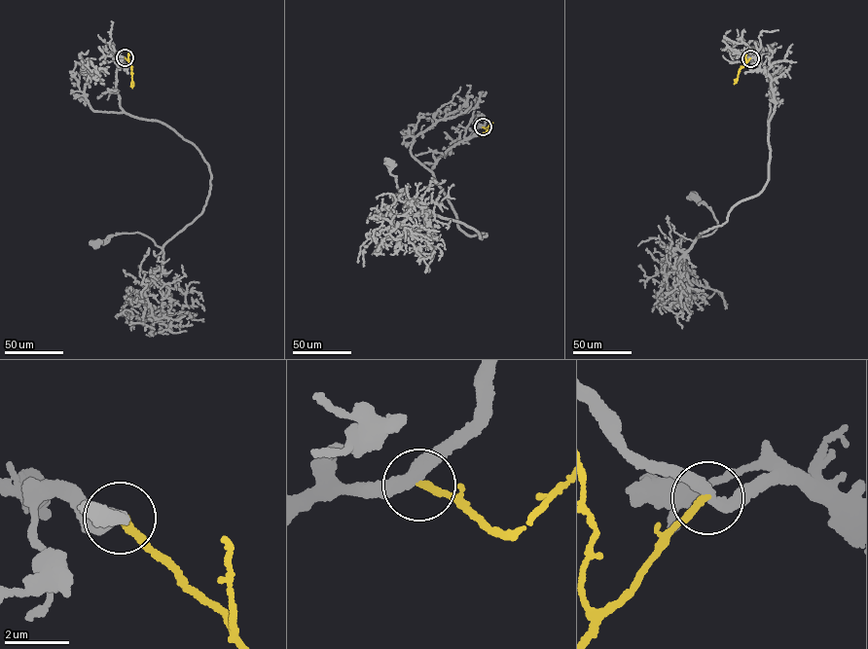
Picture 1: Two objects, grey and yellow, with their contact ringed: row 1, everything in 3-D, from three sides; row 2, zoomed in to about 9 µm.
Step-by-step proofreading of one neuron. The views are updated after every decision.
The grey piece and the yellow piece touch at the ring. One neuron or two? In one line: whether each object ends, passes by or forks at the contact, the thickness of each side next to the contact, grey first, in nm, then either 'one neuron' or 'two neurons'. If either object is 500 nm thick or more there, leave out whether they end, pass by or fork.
grey passes by; yellow ends; calibres 360 and 240 nm; two neurons

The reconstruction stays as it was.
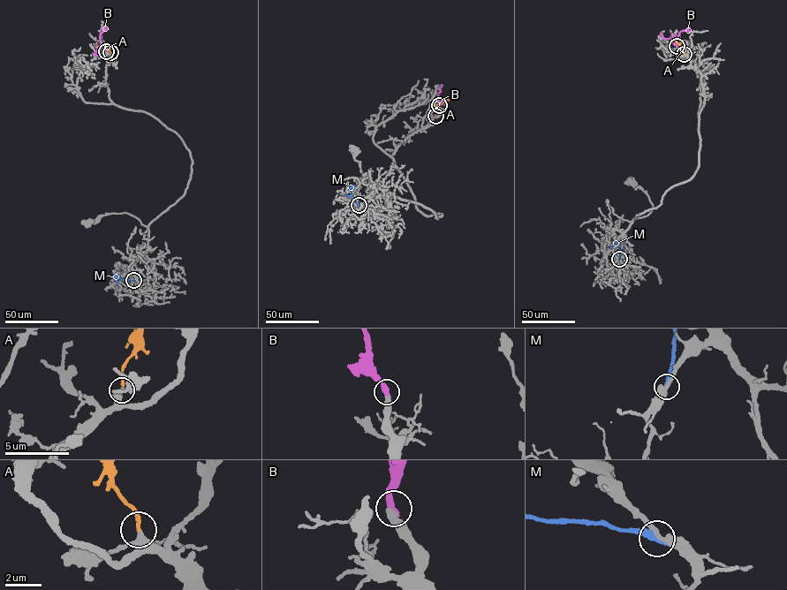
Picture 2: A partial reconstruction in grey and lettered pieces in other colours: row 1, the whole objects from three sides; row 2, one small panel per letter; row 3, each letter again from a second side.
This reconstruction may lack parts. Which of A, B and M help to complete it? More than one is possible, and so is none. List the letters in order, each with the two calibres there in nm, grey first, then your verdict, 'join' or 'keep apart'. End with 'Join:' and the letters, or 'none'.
A: 340 nm thick on the grey side, 180 nm on the other; join
B: 440 nm thick on the grey side, 400 nm on the other; join
M: 340 nm thick on the grey side, 420 nm on the other; keep apart
Join: A, B

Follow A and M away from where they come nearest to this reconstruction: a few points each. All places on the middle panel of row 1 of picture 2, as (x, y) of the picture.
A: (435, 116), (438, 105), (449, 99)
M: (359, 205), (351, 197), (350, 187), (353, 188)

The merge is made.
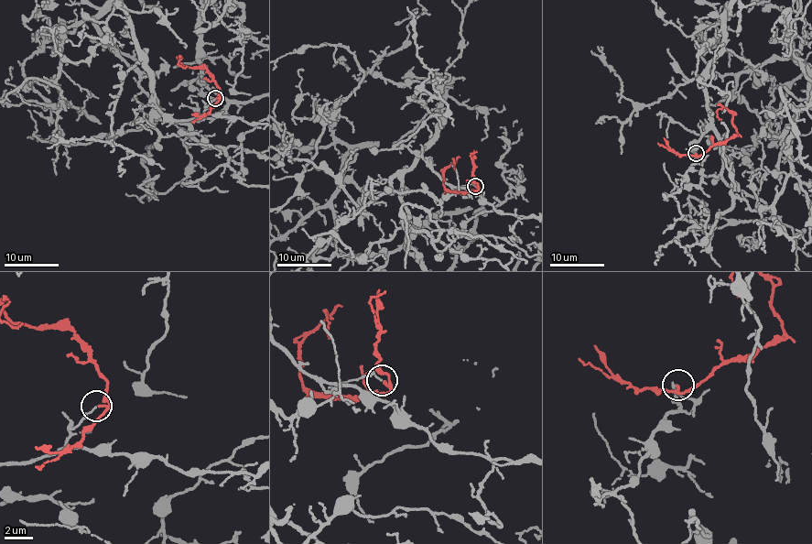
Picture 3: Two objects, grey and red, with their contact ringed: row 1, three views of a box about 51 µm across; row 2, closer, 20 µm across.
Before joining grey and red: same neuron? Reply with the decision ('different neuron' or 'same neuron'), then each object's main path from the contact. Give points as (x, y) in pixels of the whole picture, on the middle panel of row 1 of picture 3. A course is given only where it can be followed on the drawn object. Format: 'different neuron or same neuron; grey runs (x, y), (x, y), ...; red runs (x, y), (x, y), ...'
different neuron; red runs (475, 186), (478, 190), (459, 191), (445, 188), (442, 174), (455, 161), (453, 158), (455, 169)

